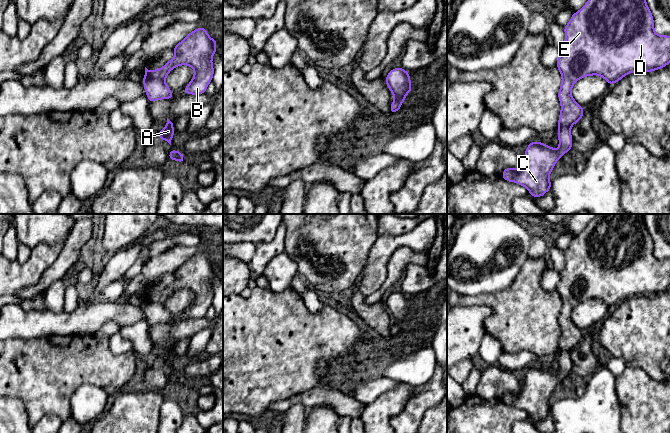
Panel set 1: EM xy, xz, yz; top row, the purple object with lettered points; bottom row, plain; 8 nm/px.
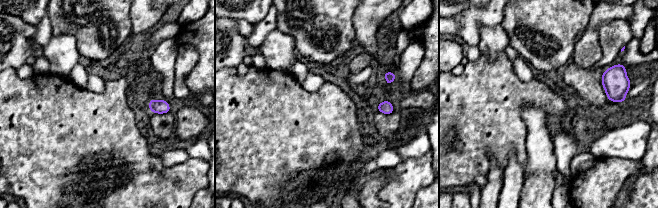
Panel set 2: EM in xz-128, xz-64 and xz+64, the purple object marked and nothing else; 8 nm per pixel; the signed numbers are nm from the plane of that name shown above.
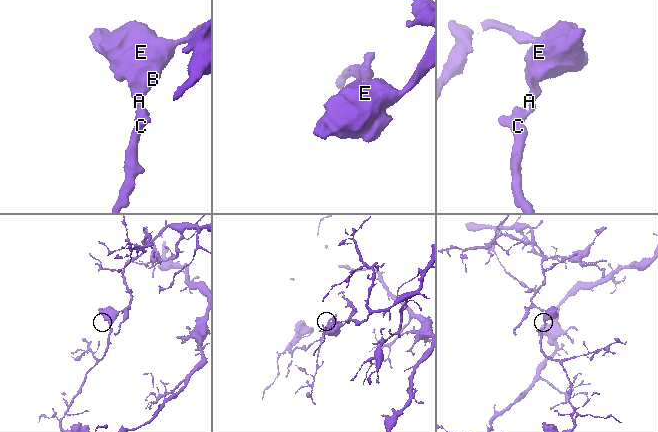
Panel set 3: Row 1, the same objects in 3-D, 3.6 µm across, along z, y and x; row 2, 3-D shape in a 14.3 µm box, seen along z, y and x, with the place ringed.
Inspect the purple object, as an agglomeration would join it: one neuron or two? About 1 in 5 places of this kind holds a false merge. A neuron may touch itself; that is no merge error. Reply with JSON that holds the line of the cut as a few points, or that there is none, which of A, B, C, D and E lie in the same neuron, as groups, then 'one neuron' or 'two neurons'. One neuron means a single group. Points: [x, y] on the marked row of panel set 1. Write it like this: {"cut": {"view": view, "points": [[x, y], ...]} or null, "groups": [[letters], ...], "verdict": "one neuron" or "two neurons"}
{"cut": null, "groups": [["A", "B", "C", "D", "E"]], "verdict": "one neuron"}

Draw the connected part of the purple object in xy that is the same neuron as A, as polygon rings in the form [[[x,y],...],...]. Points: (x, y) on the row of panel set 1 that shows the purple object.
[[[167,118],[165,129],[158,132],[158,138],[166,140],[170,145],[171,145],[171,139],[173,138],[173,135],[175,133],[173,130],[173,126],[174,126],[173,122]]]

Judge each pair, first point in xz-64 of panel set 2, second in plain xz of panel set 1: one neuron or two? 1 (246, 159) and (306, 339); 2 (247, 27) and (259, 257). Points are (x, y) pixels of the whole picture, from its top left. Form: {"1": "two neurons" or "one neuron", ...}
{"1": "one neuron", "2": "two neurons"}

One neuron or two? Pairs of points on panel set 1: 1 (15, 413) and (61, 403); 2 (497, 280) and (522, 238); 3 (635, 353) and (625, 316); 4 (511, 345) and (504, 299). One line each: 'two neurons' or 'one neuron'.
1: two neurons
2: one neuron
3: one neuron
4: one neuron

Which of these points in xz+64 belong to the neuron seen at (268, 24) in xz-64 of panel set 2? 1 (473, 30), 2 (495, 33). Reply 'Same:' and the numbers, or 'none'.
Same: 1

